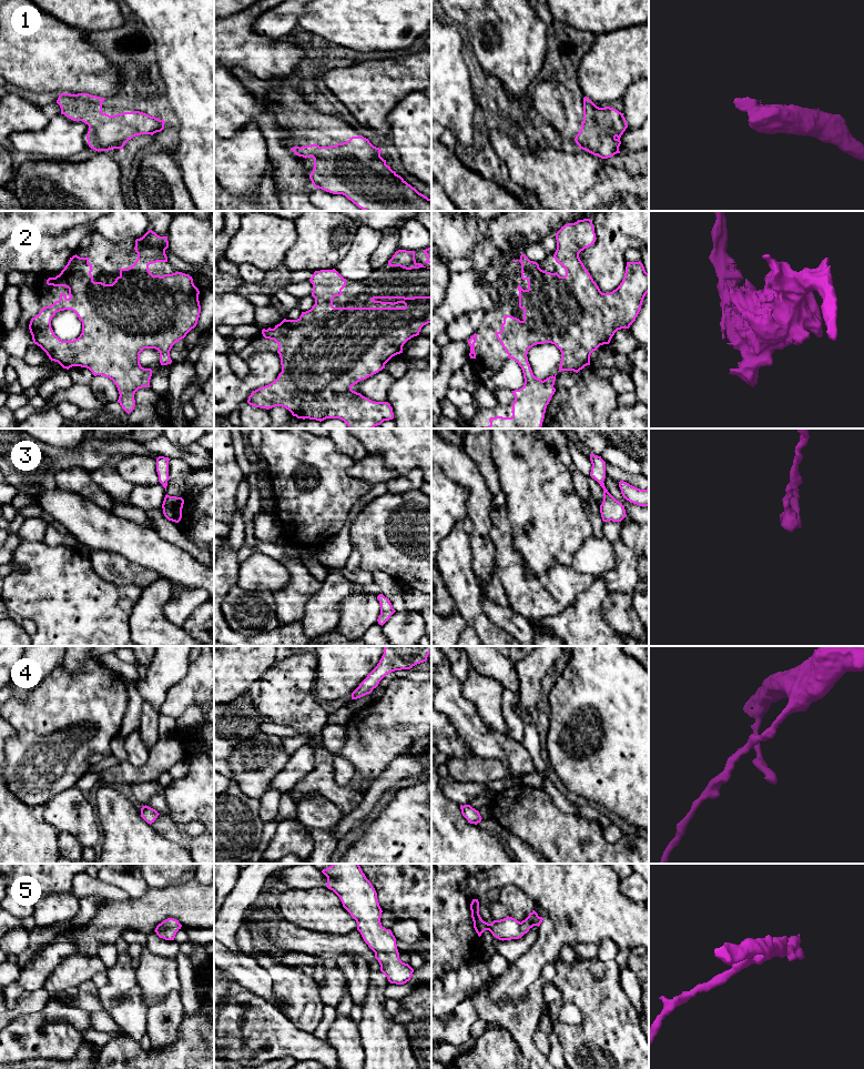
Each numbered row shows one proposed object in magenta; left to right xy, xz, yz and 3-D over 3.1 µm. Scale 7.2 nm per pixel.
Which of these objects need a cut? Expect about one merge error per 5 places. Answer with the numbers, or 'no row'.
no row

